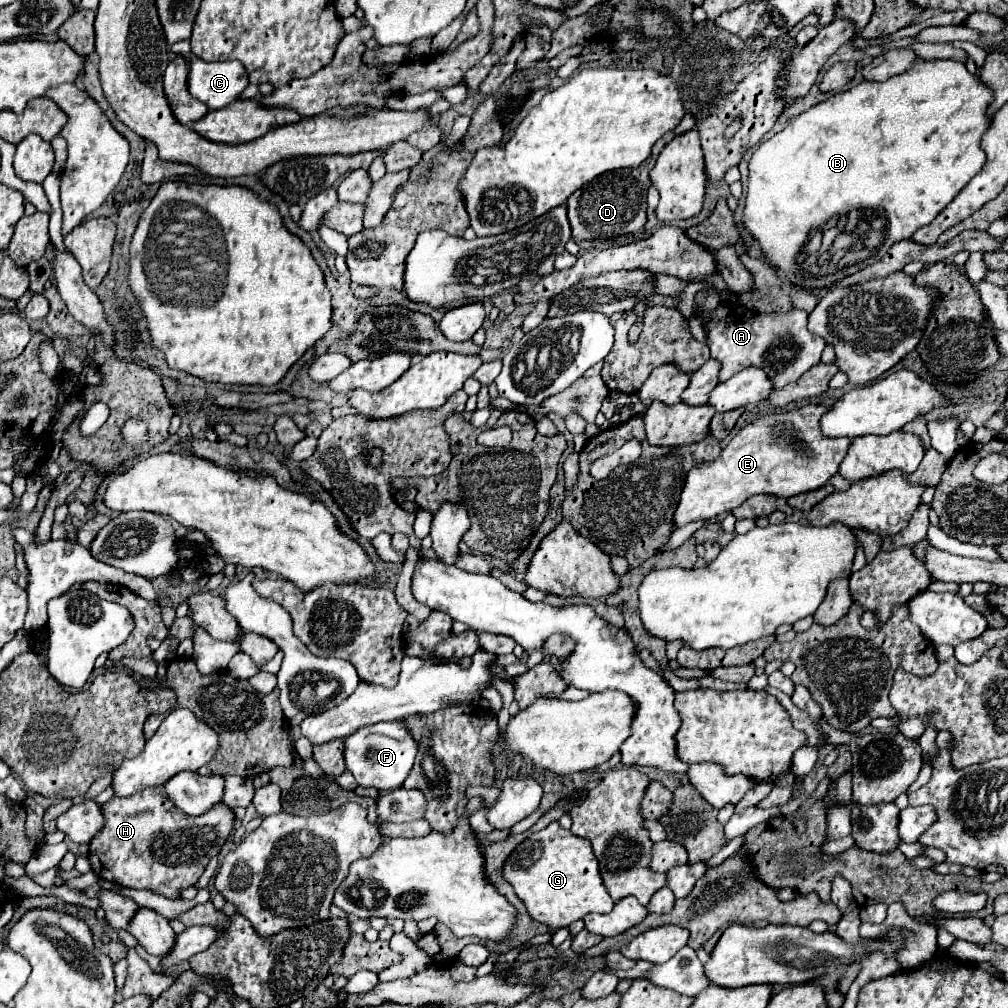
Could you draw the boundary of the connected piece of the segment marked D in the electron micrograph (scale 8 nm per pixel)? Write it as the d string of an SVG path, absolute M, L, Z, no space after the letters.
M667 134L661 140L657 140L651 156L639 168L607 172L603 176L597 176L591 184L585 184L583 188L575 190L575 194L567 200L569 222L571 222L575 242L597 240L597 238L617 238L621 234L633 234L645 226L645 222L647 222L647 216L645 216L647 200L645 198L647 198L647 190L651 186L649 172L655 166L661 148L671 140L671 136L673 134Z

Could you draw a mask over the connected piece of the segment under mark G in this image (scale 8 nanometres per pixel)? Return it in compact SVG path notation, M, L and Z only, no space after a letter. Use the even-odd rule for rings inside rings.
M551 822L547 828L523 840L507 858L503 876L511 882L515 894L525 902L529 914L555 930L567 928L571 922L591 912L607 914L615 904L603 888L591 842L563 830L559 822Z

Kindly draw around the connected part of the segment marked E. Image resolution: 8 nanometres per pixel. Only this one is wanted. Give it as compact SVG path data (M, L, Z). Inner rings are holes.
M807 404L789 412L765 414L743 426L723 448L719 458L711 462L701 462L689 470L685 488L681 490L679 504L673 516L673 528L681 528L697 520L711 520L717 514L729 514L733 508L741 506L749 496L761 492L789 498L801 492L817 490L823 484L827 484L829 478L837 474L851 440L829 440L819 432L819 418L825 412L827 406ZM785 434L791 434L791 444L783 442ZM795 440L799 440L801 446L805 446L805 454L801 450L795 450Z

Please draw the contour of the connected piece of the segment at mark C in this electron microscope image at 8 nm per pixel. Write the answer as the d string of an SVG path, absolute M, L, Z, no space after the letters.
M189 54L191 70L187 76L187 86L193 98L207 104L209 110L219 110L235 102L241 92L249 86L247 72L243 64L231 62L203 62L201 58Z

